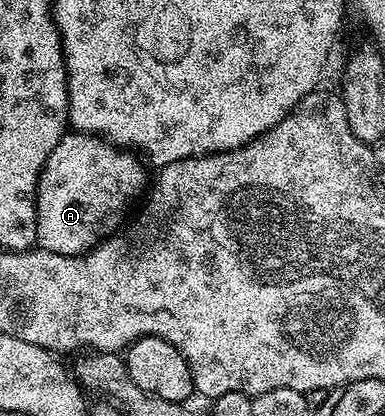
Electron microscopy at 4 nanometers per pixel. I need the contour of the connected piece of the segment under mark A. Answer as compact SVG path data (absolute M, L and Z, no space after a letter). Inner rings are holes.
M81 132L63 134L38 177L37 245L43 250L69 256L93 250L99 242L113 235L127 221L126 213L134 198L141 199L147 193L147 167L144 162L142 167L141 161L137 153L119 148L105 138Z

